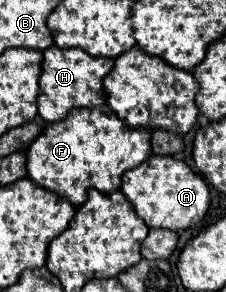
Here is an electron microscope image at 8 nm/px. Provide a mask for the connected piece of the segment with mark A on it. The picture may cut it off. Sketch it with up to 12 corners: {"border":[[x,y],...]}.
{"border":[[152,154],[124,172],[120,190],[148,228],[202,220],[204,178]]}

